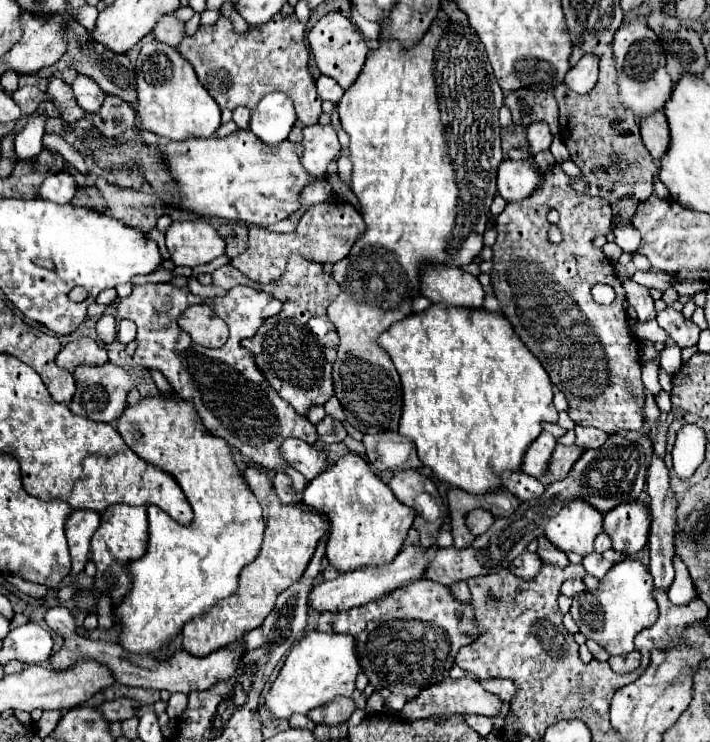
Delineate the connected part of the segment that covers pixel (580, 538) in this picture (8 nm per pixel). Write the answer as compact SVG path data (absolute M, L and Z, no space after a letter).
M587 501L567 503L551 521L547 523L545 535L561 551L575 551L587 555L593 551L593 541L601 533L603 515Z

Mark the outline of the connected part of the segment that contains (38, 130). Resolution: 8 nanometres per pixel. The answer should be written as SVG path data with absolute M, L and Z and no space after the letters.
M27 117L27 125L23 127L23 131L19 133L19 137L15 137L15 153L19 159L27 159L27 157L35 157L43 151L41 145L41 137L43 137L43 127L45 127L45 117Z

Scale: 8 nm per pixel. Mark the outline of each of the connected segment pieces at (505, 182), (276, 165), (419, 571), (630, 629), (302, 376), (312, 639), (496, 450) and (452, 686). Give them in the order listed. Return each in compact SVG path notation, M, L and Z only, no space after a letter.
M503 159L497 171L497 191L505 201L523 201L527 199L539 183L539 171L535 161L523 159Z
M235 131L223 139L209 137L209 139L171 141L167 145L159 145L159 149L165 155L171 175L179 183L179 197L171 199L171 205L203 217L223 217L227 221L241 221L245 225L277 223L297 213L297 209L301 207L299 193L309 183L317 181L315 177L305 173L305 167L301 165L303 145L283 141L271 147L259 141L259 137L255 137L251 131Z
M409 545L391 563L369 565L369 567L355 569L355 571L347 571L347 573L341 573L335 579L331 579L331 581L323 581L323 583L315 585L311 589L311 593L309 593L307 603L309 603L309 607L313 607L319 613L323 613L323 611L337 613L337 611L343 611L343 609L347 611L347 609L365 605L369 601L377 601L379 597L385 597L389 591L399 589L399 587L403 587L403 585L407 585L411 581L421 579L425 567L427 567L425 549L419 547L419 545Z
M625 559L621 563L615 563L595 591L583 591L579 593L579 597L573 597L571 617L587 639L597 641L611 655L631 653L635 649L635 635L641 629L651 627L659 617L659 609L653 597L653 577L649 569L637 559Z
M291 253L283 277L267 285L253 283L233 265L225 265L213 273L213 285L225 289L231 289L235 285L251 285L283 301L283 311L267 319L265 325L257 331L257 335L253 339L243 339L241 345L255 355L257 367L271 383L271 387L281 393L287 403L299 409L301 415L305 415L311 405L323 405L327 399L333 397L331 371L337 359L339 337L333 323L327 319L325 309L337 299L341 289L319 263L307 261L299 253Z
M309 631L287 655L283 669L265 697L265 705L277 719L289 719L293 713L305 715L313 707L325 705L333 697L351 697L359 671L361 667L357 661L353 635Z
M433 303L427 311L411 313L403 321L393 323L389 329L385 329L379 335L377 343L379 343L381 349L385 349L391 355L391 361L395 363L395 369L397 369L397 373L401 377L403 415L401 415L401 421L399 421L399 433L403 433L405 437L409 437L415 443L421 463L425 467L429 467L439 479L447 481L449 485L455 485L455 487L459 487L459 489L463 489L467 493L475 493L475 495L483 495L483 493L491 493L491 491L499 489L501 487L499 475L503 471L517 471L521 467L521 461L523 461L523 455L525 455L527 447L543 431L541 423L543 421L557 423L557 409L553 407L553 389L551 389L549 375L545 373L543 365L533 357L533 353L523 345L519 335L513 331L513 325L507 321L507 317L503 317L501 313L491 313L485 307L467 309L467 307L449 307L449 305Z
M461 677L461 679L445 679L441 683L435 683L427 689L423 689L417 697L409 699L405 703L405 707L401 709L401 719L407 721L415 721L415 719L425 719L429 715L451 715L451 713L475 713L475 715L485 715L485 717L493 717L501 711L501 699L487 693L485 689L481 689L481 683L477 679L471 677Z

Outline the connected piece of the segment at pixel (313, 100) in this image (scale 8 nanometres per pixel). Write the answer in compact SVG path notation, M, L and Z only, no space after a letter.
M277 13L265 25L249 27L247 35L239 35L233 31L231 19L219 17L215 25L201 25L193 37L185 37L179 53L195 67L199 81L221 109L255 109L269 91L283 91L295 103L297 119L303 125L315 125L323 99L317 95L315 79L307 69L309 51L305 45L305 29L305 23L295 15Z

